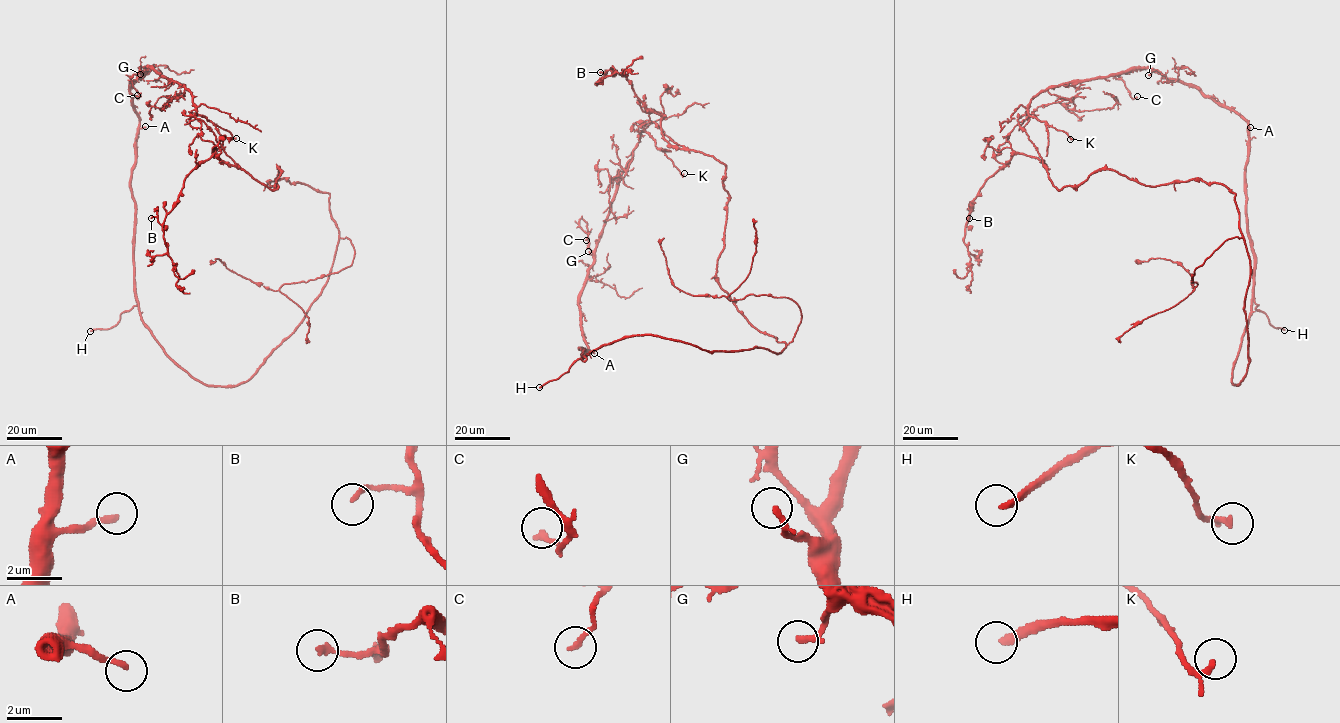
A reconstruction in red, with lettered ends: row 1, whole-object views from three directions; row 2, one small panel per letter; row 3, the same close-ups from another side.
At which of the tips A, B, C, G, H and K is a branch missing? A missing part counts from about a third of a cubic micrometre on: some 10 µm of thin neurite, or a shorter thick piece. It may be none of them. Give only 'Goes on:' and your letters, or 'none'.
Goes on: A, H

